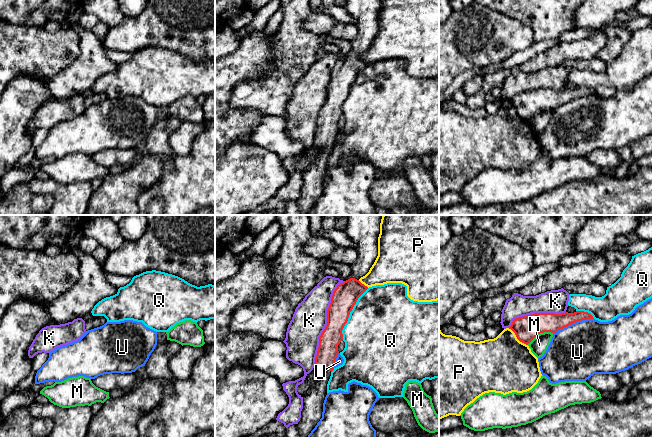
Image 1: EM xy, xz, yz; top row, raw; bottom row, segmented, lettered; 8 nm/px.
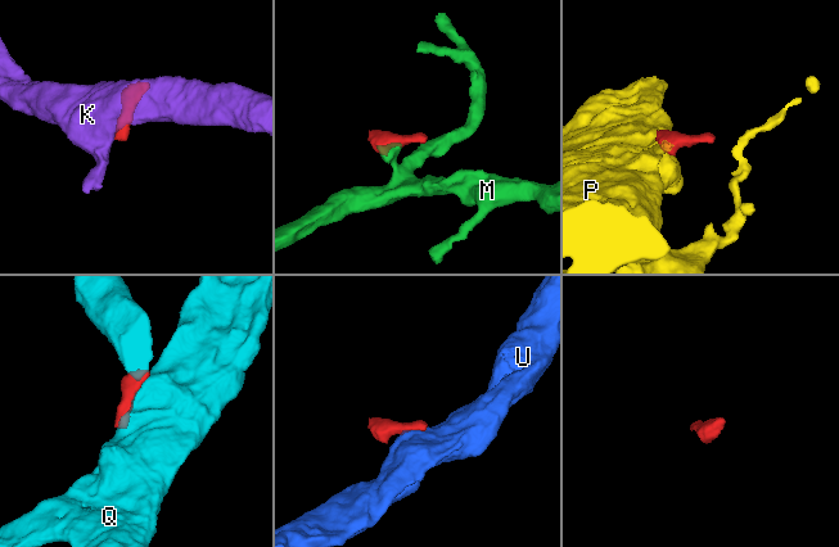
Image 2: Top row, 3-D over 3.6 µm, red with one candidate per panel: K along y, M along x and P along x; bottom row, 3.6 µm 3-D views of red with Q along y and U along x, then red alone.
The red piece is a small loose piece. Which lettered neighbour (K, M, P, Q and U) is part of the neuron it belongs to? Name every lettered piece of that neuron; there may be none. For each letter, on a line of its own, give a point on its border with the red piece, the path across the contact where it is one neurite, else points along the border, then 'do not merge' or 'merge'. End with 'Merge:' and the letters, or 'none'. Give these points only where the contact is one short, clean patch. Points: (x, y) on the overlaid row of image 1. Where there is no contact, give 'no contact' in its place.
K: contact xz (327, 322); do not merge
M: contact yz (540, 332); border yz (553, 333), (540, 332), (527, 344); do not merge
P: contact yz (517, 338); border yz (508, 328), (520, 341), (527, 345); do not merge
Q: contact xz (349, 314); do not merge
U: contact yz (573, 322); border yz (593, 318), (575, 321), (558, 329), (553, 334); do not merge
Merge: none

